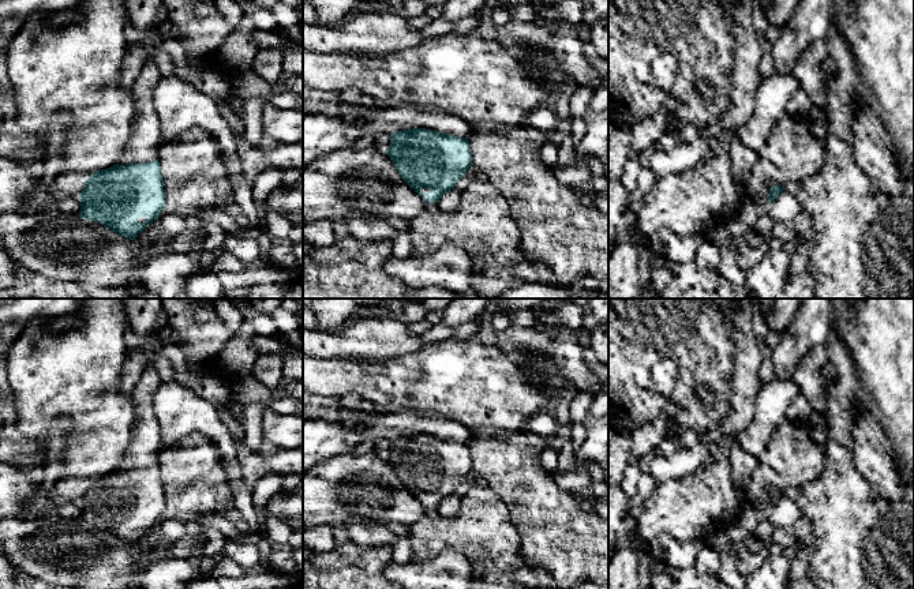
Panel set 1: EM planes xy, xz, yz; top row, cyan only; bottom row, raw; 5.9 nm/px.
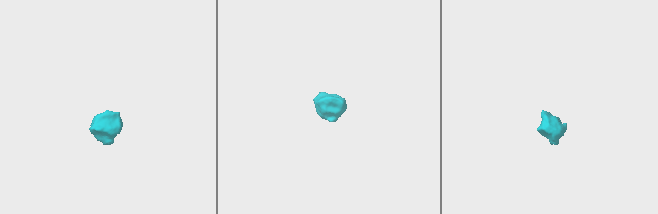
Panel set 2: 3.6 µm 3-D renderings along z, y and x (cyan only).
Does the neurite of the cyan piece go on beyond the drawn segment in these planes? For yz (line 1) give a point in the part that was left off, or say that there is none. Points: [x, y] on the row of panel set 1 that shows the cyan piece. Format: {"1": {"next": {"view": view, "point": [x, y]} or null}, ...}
{"1": {"next": null}}

